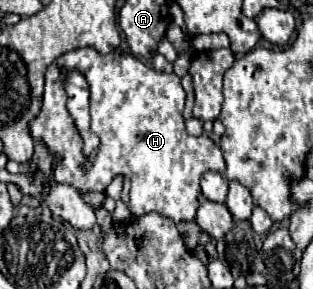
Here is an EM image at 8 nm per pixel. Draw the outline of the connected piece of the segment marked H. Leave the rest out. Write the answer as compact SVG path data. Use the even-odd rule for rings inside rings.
M82 47L74 49L56 63L52 63L46 69L46 87L44 87L44 97L42 97L42 107L36 119L28 123L30 135L34 141L42 141L50 155L54 157L54 167L52 175L54 181L58 183L68 183L76 187L78 191L104 191L116 175L130 177L132 181L132 191L130 191L130 203L128 209L134 217L140 217L144 213L158 213L164 217L174 219L174 223L180 221L192 221L196 211L198 211L198 195L200 195L200 177L206 171L218 171L222 173L226 169L224 157L220 147L206 135L202 137L192 137L186 135L184 119L182 119L182 109L184 109L184 89L180 85L180 77L174 73L158 73L152 67L144 65L140 59L134 55L120 55L120 53L108 53L102 55L92 47ZM64 69L78 69L86 75L88 85L90 85L90 111L92 111L92 131L100 137L100 151L96 155L96 161L90 171L84 171L80 165L84 161L82 155L82 139L74 127L72 117L66 111L66 93L62 87L62 71Z

